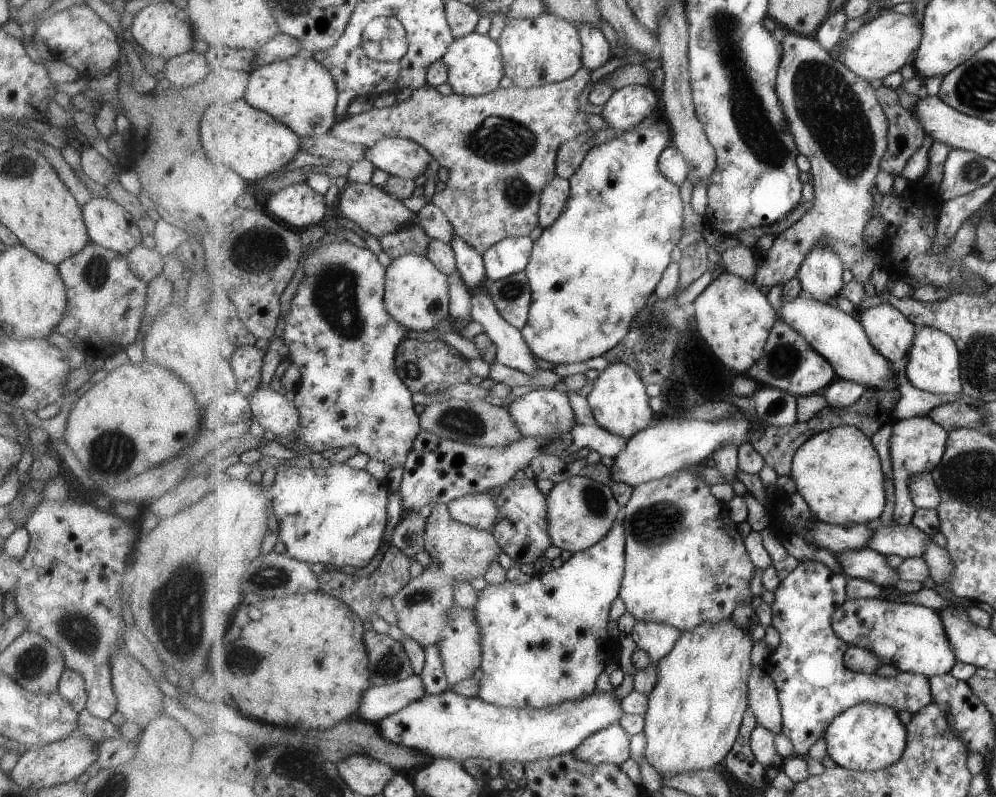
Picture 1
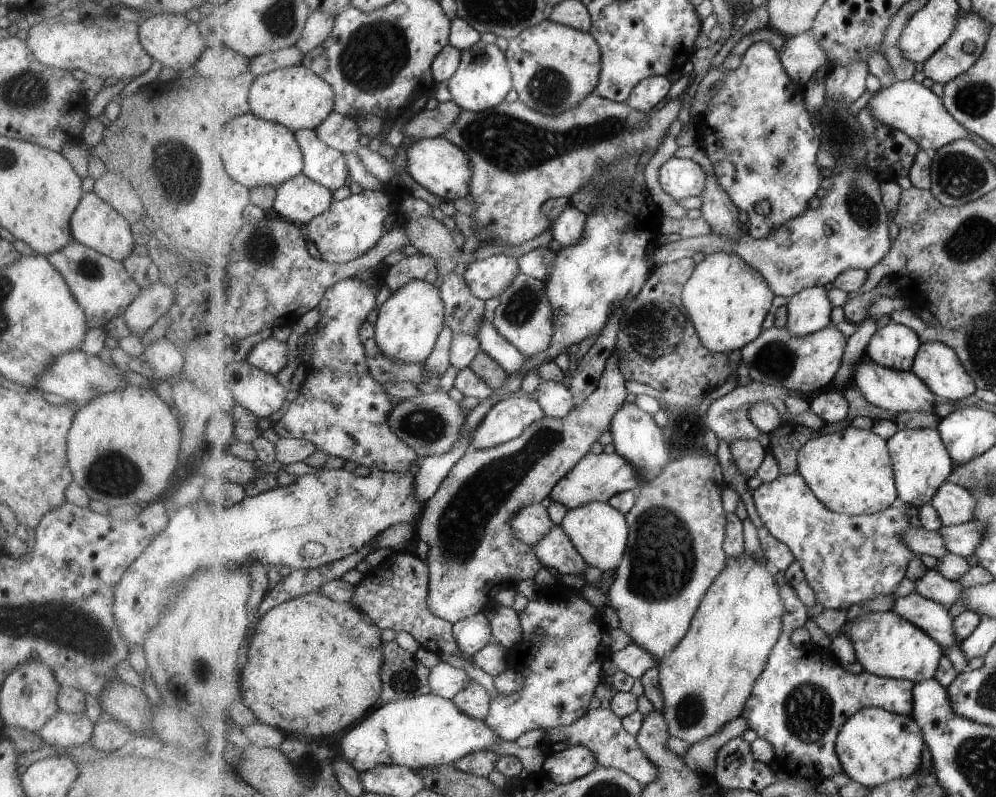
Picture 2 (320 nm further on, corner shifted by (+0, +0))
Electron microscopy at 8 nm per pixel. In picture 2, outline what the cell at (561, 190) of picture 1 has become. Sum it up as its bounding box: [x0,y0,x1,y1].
[551,202,588,247]

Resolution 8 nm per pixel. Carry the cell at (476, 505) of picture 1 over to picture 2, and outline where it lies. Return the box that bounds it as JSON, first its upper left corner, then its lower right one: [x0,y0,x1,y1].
[512,504,554,546]

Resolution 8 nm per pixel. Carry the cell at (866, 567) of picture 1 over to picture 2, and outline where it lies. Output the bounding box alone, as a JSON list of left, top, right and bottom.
[915,569,966,608]

